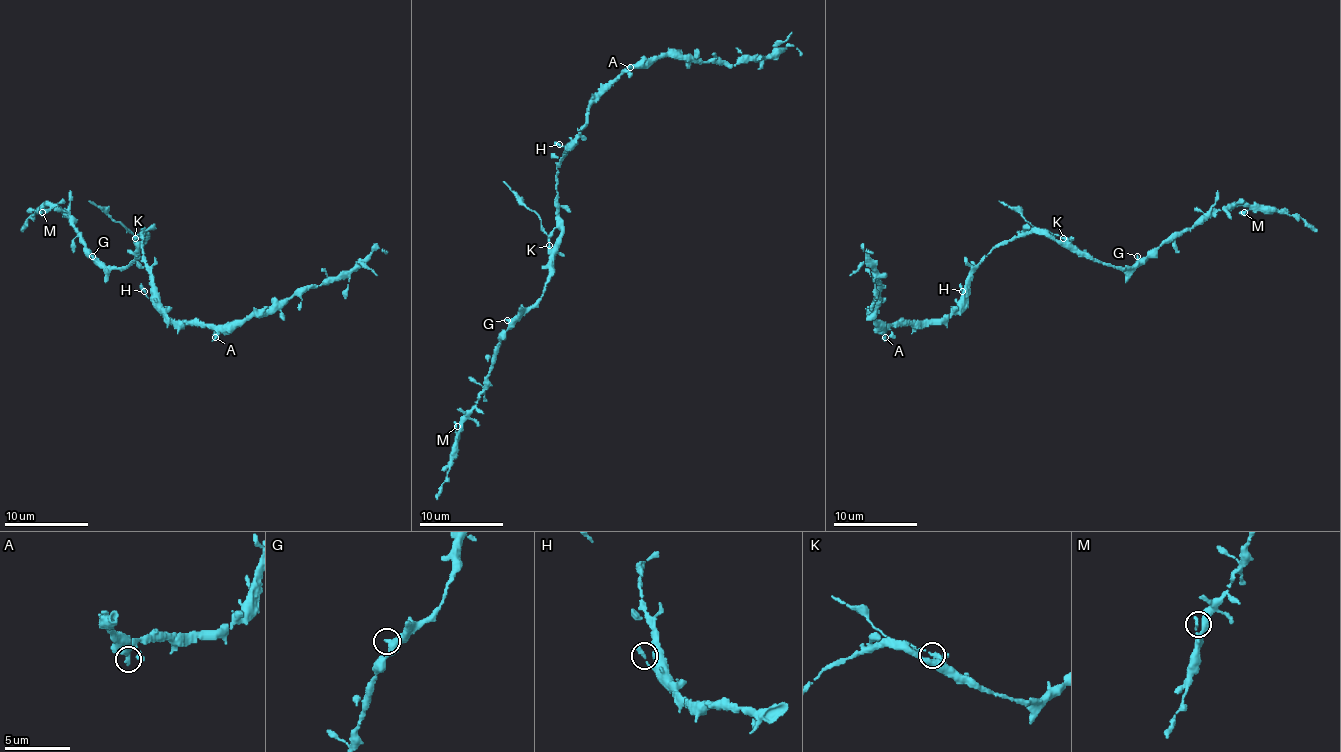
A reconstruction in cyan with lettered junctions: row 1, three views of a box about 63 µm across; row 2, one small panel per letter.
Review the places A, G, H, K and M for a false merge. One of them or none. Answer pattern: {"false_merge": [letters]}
{"false_merge": []}

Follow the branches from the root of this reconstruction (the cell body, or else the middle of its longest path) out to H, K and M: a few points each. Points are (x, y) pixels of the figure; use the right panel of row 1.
H: (1002, 241), (974, 270), (964, 297), (962, 291)
K: (1002, 241), (1012, 241), (1031, 233), (1058, 235), (1062, 239)
M: (1002, 241), (1031, 233), (1058, 235), (1106, 264), (1135, 268), (1160, 245), (1215, 212), (1248, 205), (1244, 212)

